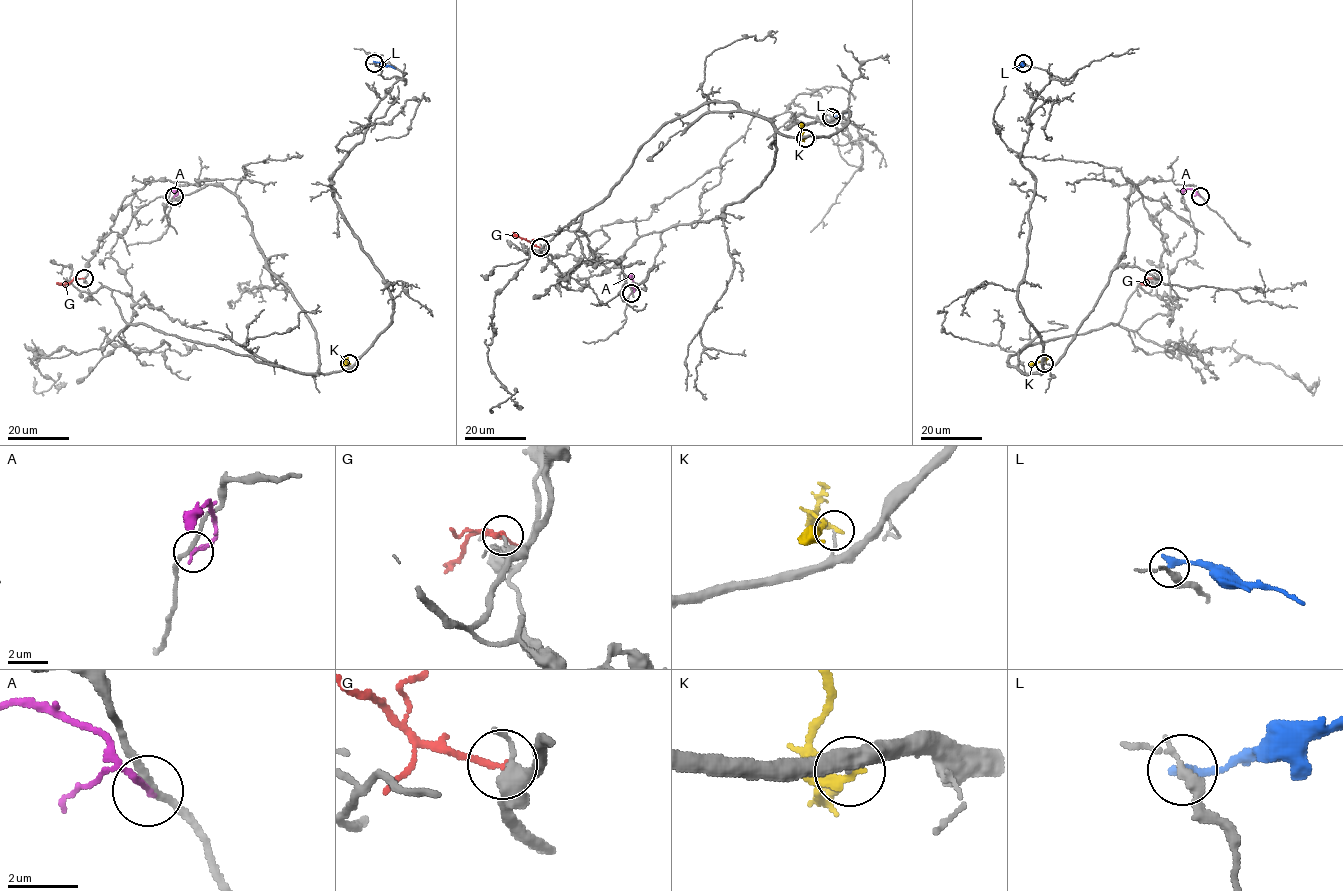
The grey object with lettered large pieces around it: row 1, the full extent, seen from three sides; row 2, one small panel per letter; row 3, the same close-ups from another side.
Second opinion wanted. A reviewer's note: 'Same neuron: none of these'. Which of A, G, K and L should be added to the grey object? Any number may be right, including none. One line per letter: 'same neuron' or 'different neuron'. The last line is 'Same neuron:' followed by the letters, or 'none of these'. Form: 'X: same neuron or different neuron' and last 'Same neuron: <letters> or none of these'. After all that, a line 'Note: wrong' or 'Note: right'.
A: different neuron
G: different neuron
K: different neuron
L: different neuron
Same neuron: none of these
Note: right

